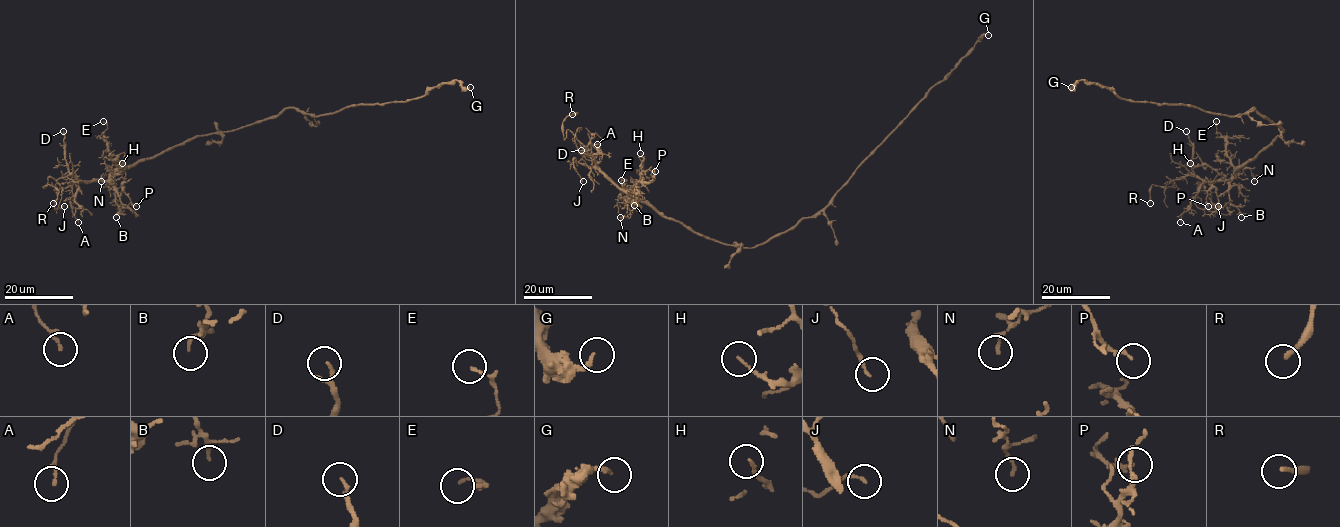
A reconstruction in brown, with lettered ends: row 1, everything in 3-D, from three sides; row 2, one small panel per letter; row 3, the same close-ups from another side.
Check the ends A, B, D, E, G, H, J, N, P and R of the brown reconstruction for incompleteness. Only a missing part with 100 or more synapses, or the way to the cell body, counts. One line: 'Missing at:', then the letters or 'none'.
Missing at: R

